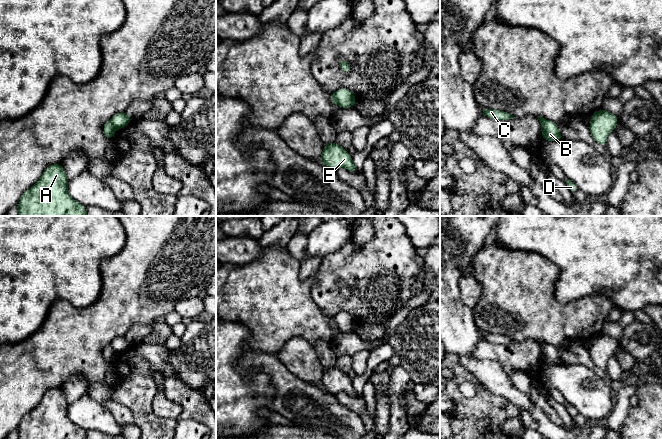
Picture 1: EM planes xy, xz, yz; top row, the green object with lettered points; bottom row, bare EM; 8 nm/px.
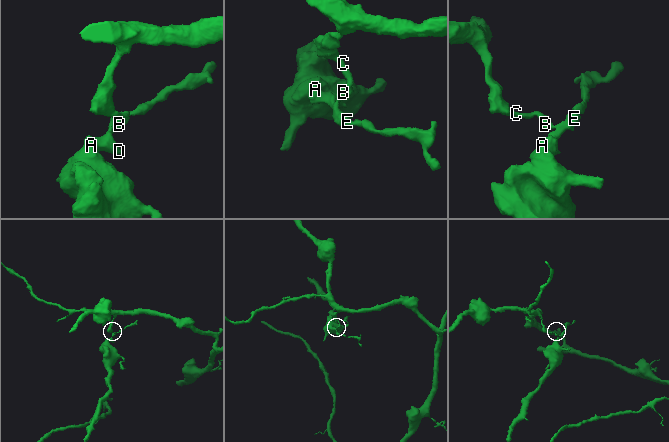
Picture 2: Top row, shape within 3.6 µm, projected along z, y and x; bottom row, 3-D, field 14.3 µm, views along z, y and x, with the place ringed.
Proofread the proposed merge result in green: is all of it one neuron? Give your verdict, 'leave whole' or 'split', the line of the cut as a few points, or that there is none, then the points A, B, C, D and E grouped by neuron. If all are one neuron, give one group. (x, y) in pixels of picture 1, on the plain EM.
split; cut in xy along (109, 344), (116, 353); A B D E / C

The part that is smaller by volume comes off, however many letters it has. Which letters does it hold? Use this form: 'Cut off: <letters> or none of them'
Cut off: A, B, D, E

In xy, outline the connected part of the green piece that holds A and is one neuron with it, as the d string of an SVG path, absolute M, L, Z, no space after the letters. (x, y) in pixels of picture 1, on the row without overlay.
M61 387L47 390L40 403L22 418L18 439L88 439L86 431L69 419L68 407Z

